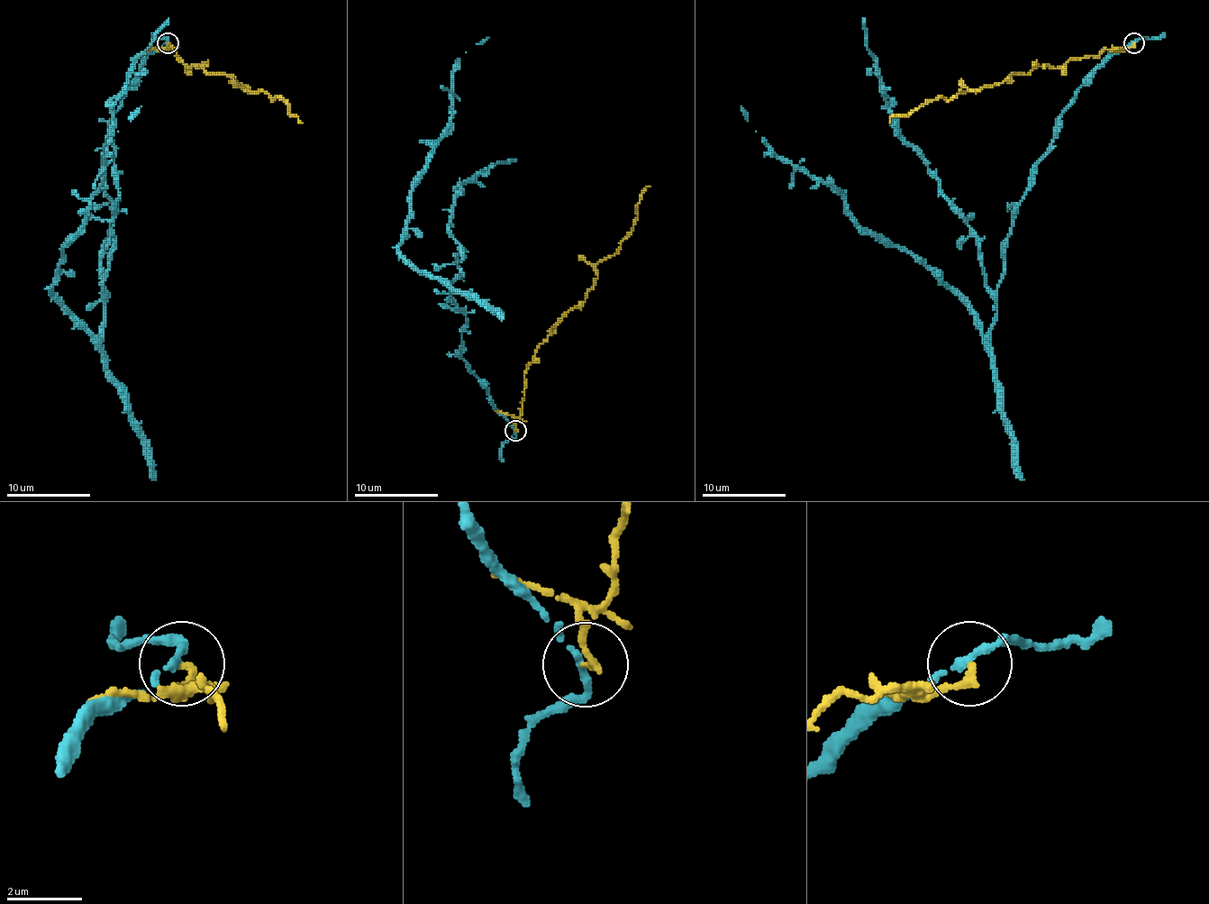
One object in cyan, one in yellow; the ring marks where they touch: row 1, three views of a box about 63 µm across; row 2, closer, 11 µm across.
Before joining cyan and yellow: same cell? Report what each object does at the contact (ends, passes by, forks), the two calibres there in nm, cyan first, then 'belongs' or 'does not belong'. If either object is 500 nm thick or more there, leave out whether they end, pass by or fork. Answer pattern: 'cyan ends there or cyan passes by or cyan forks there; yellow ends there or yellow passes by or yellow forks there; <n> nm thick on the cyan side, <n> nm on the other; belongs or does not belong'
cyan passes by; yellow ends there; 170 nm thick on the cyan side, 200 nm on the other; does not belong

